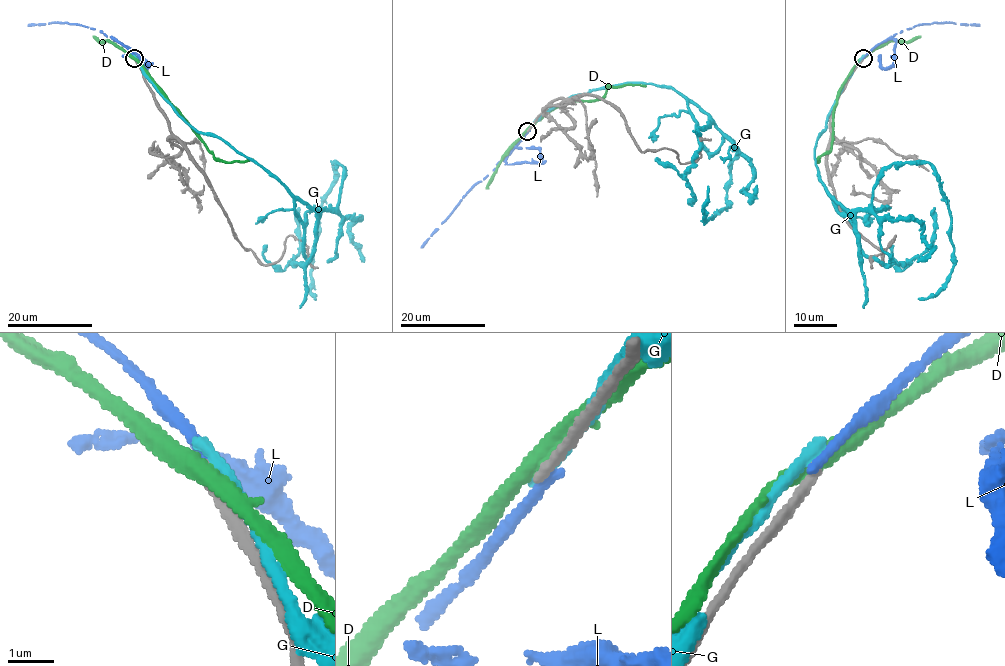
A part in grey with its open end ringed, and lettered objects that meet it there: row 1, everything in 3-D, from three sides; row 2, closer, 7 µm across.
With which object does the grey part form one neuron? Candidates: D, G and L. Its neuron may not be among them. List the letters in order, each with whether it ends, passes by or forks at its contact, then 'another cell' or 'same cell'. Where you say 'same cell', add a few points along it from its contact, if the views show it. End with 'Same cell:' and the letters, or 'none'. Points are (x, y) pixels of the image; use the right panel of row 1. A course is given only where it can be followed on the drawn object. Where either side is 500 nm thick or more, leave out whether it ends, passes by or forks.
D: it passes by | another cell
G: it ends | another cell
L: it ends | another cell
Same cell: none

